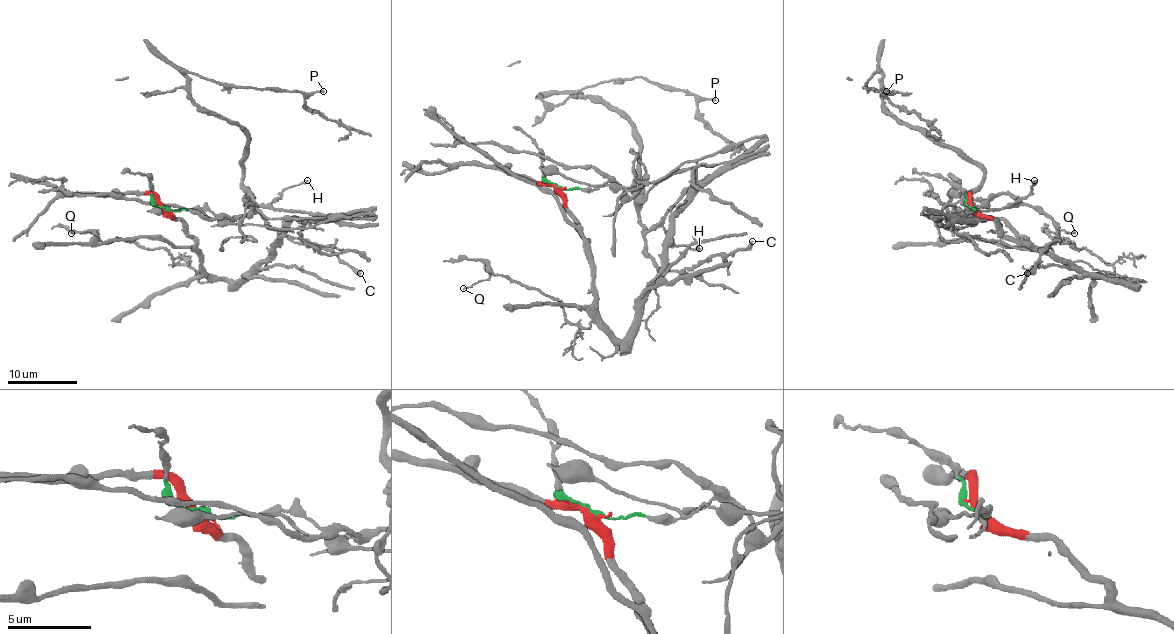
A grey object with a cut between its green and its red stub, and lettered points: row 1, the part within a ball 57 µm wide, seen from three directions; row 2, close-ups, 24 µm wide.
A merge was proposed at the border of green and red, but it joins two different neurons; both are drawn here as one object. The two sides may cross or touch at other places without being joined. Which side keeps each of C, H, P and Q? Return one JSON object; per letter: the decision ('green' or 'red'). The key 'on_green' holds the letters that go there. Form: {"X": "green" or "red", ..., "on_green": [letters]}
{"C": "green", "H": "green", "P": "green", "Q": "red", "on_green": ["C", "H", "P"]}

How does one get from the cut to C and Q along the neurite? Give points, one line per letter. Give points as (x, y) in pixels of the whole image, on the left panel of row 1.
C: (164, 208), (238, 217), (248, 213), (247, 194), (294, 241), (327, 248), (361, 273)
Q: (164, 208), (194, 239), (203, 273), (197, 276), (164, 248), (124, 239), (103, 243), (98, 231), (71, 232)

